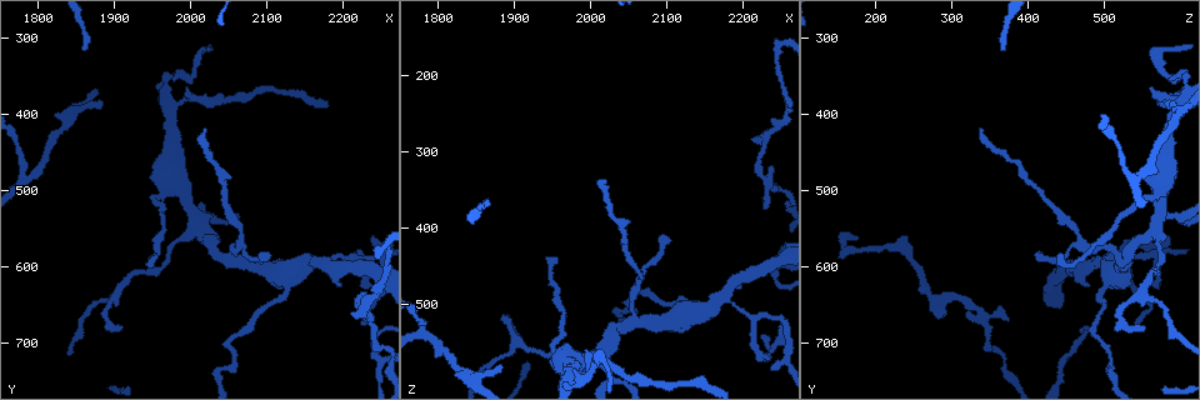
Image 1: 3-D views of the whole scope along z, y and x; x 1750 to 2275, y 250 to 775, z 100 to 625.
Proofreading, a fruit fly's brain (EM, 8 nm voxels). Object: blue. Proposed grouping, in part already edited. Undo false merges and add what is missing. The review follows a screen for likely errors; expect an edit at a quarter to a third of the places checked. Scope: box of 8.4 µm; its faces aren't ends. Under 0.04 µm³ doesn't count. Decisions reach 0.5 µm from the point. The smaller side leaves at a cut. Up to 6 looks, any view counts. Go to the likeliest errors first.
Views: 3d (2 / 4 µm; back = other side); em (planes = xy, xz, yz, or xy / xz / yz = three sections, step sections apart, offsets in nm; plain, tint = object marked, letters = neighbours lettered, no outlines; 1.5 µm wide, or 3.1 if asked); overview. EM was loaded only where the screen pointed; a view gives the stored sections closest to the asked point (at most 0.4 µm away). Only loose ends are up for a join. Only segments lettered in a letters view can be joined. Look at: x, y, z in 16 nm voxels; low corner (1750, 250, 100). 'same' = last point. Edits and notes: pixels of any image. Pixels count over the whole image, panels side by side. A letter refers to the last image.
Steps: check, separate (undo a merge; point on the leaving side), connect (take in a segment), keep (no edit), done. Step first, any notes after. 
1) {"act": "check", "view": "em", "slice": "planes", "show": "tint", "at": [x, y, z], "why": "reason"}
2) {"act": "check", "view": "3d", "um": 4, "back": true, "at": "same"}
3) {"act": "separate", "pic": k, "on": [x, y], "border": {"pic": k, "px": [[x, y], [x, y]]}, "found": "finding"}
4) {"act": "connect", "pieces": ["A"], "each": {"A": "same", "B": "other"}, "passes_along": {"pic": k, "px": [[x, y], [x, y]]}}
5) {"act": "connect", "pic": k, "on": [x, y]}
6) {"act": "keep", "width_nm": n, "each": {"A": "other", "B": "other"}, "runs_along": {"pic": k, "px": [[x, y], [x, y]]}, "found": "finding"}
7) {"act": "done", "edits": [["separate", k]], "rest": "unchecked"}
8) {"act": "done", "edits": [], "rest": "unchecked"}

{"act": "check", "view": "em", "slice": "planes", "show": "plain", "at": [1785, 485, 540], "why": "abrupt turn"}

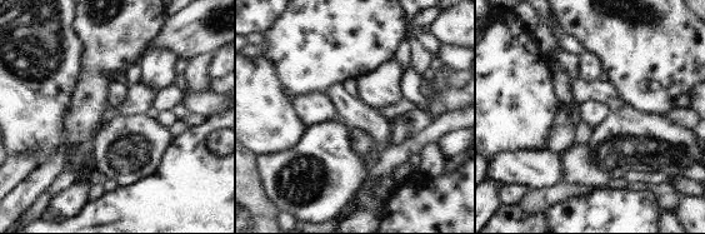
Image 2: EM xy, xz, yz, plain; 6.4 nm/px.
{"act": "check", "view": "em", "slice": "planes", "show": "tint", "at": "same"}

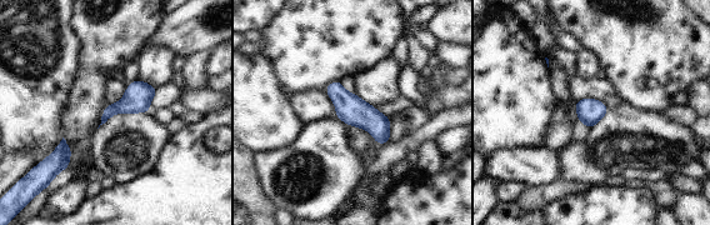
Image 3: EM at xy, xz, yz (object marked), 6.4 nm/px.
{"act": "check", "view": "em", "slice": "planes", "show": "letters", "at": "same", "why": "see the neighbours"}

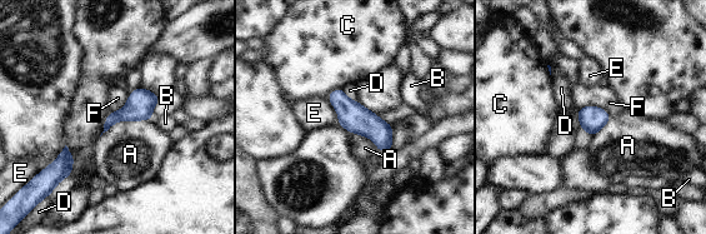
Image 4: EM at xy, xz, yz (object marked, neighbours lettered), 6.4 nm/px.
{"act": "keep", "each": {"A": "other", "B": "other", "C": "other", "D": "other", "E": "other", "F": "other"}, "runs_along": {"pic": 4, "px": [[331, 96], [366, 123], [389, 145]]}, "found": "all the same neuron"}

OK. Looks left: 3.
{"act": "check", "view": "3d", "um": 4, "at": [2005, 550, 565]}

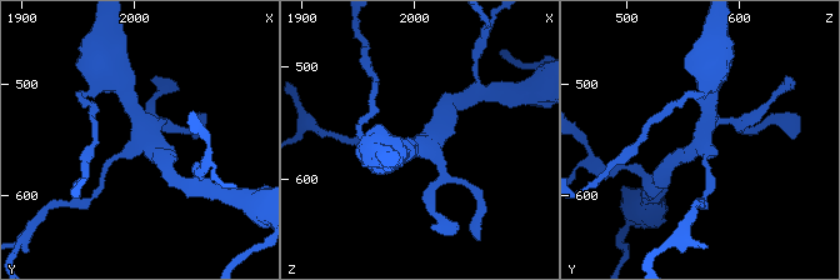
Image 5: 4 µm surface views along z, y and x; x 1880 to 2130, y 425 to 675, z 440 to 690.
{"act": "check", "view": "em", "slice": "planes", "show": "letters", "at": [2008, 550, 568], "arms": 4}

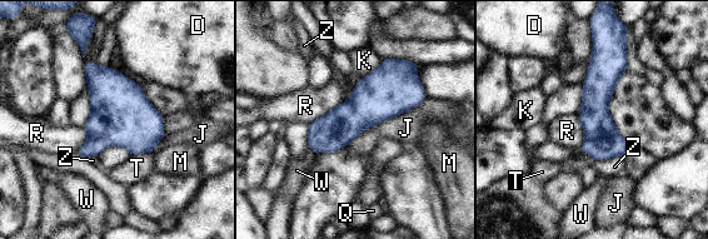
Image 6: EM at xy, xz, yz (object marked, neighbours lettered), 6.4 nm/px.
{"act": "keep", "each": {"D": "other", "J": "other", "K": "other", "M": "other", "Q": "other", "R": "other", "T": "other", "W": "other", "Z": "other"}, "border": {"pic": 6, "px": [[343, 101], [308, 125]]}, "found": "one neuron here"}

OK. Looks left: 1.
{"act": "check", "view": "em", "slice": "planes", "show": "letters", "at": [2225, 680, 540], "why": "thin end"}

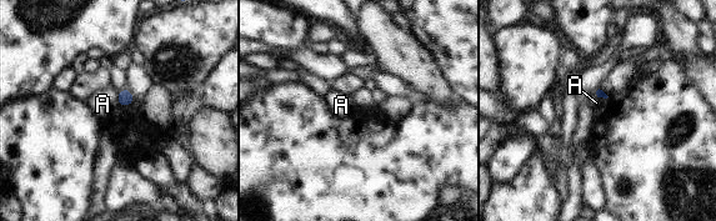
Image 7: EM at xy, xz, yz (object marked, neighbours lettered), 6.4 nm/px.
{"act": "keep", "longest_contact_nm": ["A", 100], "each": {"A": "other"}, "border": {"pic": 7, "px": [[116, 91], [119, 105]]}, "found": "no lettered segment goes on from it"}

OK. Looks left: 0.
{"act": "done", "edits": [], "rest": "unchecked"}

